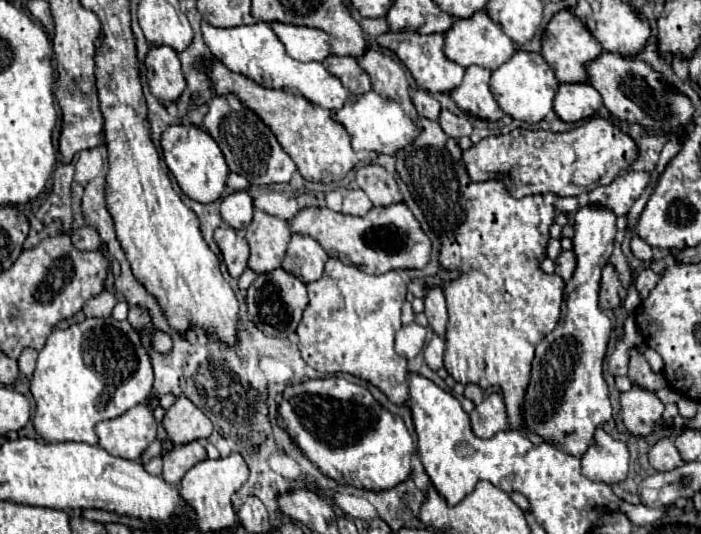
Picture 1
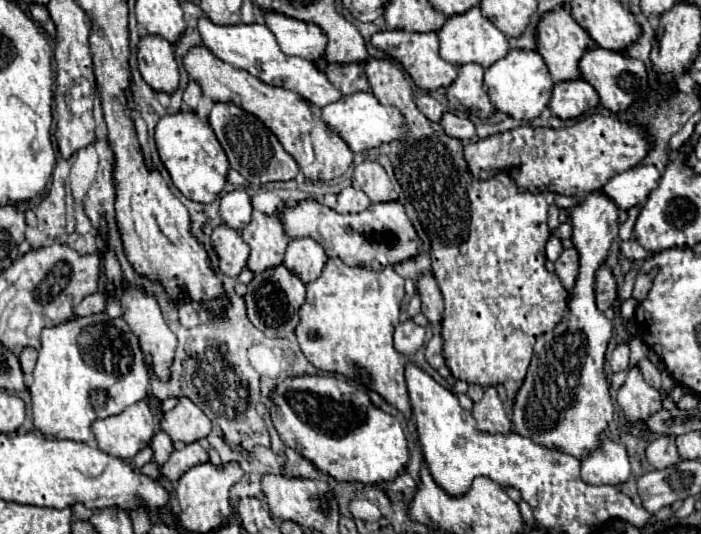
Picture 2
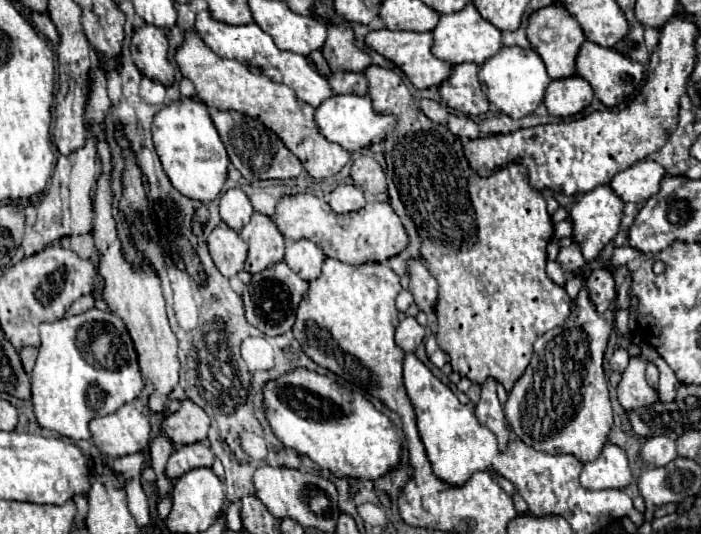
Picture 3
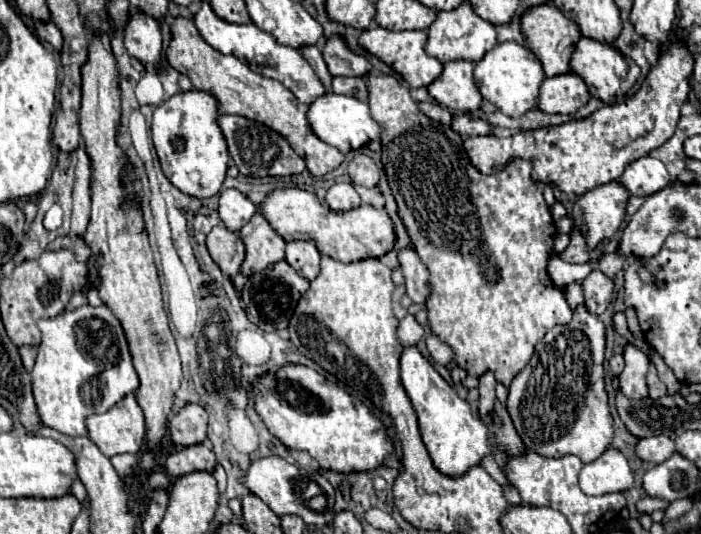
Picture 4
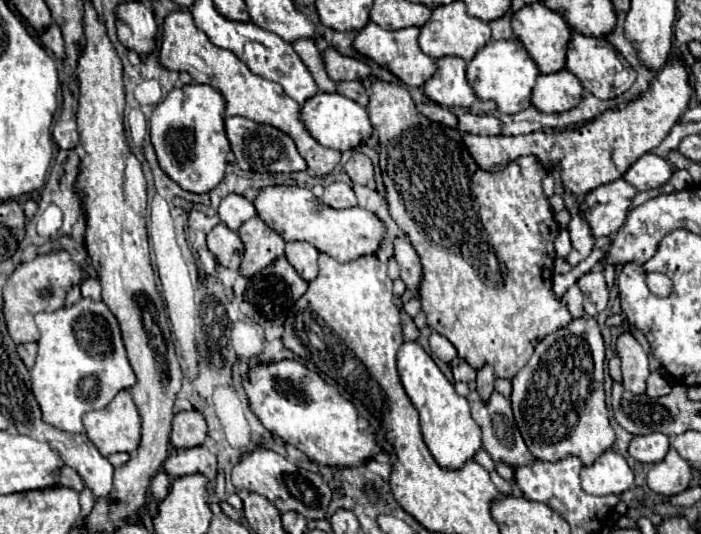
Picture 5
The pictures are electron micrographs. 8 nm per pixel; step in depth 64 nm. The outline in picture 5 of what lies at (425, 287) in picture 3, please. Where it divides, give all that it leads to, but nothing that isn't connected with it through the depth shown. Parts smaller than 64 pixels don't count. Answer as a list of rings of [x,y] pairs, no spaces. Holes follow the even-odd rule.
[[[400,236],[394,240],[394,258],[400,266],[400,278],[414,292],[414,296],[418,296],[418,284],[422,278],[422,264],[420,264],[416,250],[412,248],[412,244],[406,236]]]

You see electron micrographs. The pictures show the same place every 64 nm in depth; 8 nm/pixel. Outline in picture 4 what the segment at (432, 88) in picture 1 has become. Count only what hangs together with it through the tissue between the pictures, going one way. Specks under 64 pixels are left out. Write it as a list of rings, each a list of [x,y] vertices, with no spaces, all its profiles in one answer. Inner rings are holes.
[[[368,28],[360,34],[358,38],[360,46],[364,50],[368,50],[372,56],[380,58],[382,62],[386,62],[394,72],[398,72],[412,88],[420,88],[420,86],[428,86],[430,82],[434,82],[440,72],[442,72],[442,64],[428,56],[424,52],[424,42],[426,42],[426,32],[424,30],[402,30],[402,32],[394,32],[394,30],[386,30],[386,28]]]

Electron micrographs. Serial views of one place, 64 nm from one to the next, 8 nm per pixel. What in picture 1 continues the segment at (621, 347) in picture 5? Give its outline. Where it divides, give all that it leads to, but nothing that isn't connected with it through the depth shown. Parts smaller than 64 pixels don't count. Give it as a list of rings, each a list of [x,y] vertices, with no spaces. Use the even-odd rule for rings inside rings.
[[[632,384],[628,392],[620,394],[620,406],[626,428],[636,436],[650,434],[664,412],[664,404],[658,396],[638,384]]]

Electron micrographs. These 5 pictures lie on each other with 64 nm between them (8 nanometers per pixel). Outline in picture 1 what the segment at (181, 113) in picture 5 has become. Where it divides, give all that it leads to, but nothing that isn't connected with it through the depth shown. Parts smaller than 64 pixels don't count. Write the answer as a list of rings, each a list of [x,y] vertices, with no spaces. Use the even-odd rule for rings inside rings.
[[[170,124],[164,128],[160,144],[162,144],[162,154],[168,170],[172,172],[178,186],[188,198],[206,204],[222,196],[230,170],[222,150],[204,128],[198,128],[194,124]]]

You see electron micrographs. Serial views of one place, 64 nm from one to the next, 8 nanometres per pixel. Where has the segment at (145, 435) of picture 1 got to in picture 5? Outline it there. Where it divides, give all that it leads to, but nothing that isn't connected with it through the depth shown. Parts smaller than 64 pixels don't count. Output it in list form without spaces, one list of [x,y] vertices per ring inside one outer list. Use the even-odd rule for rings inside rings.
[[[120,390],[110,406],[82,416],[86,434],[100,454],[134,454],[140,444],[140,414],[128,390]]]

